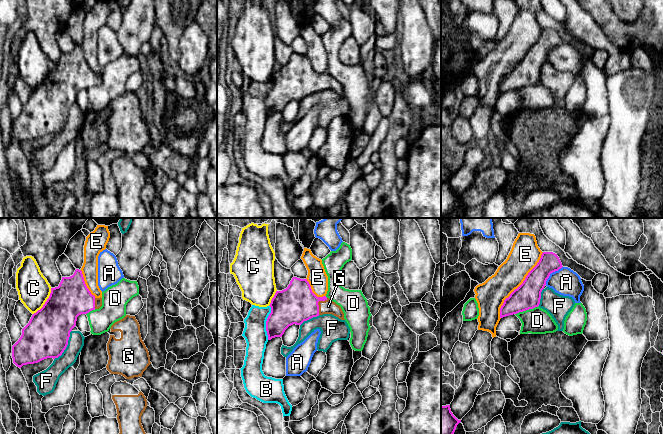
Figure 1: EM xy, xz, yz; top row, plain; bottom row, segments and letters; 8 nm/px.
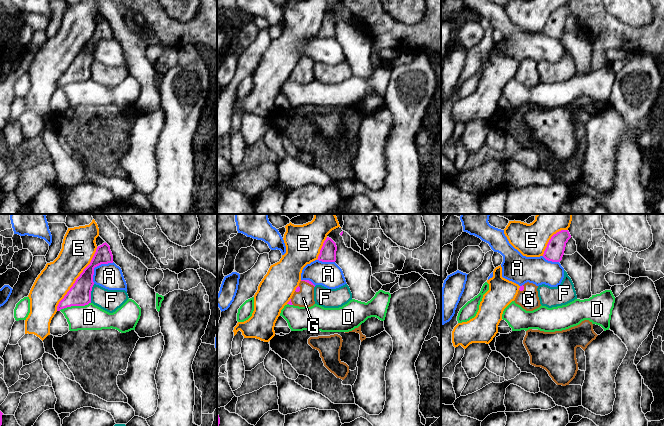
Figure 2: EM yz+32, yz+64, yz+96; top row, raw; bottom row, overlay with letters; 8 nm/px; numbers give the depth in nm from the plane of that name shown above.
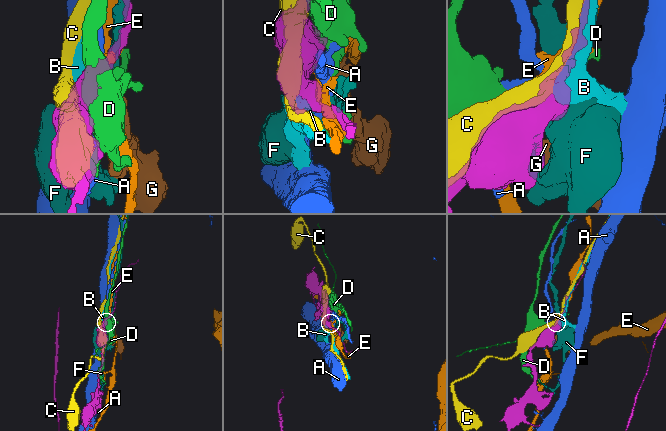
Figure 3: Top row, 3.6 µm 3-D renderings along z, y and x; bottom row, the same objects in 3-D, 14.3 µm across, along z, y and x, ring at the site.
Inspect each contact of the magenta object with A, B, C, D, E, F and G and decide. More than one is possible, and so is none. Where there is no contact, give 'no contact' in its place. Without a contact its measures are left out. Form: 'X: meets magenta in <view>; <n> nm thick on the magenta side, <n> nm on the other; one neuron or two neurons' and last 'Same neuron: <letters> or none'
A: meets magenta in yz; 190 nm thick on the magenta side, 220 nm on the other; two neurons
B: meets magenta in xz; 300 nm thick on the magenta side, 190 nm on the other; two neurons
C: meets magenta in xy; 360 nm thick on the magenta side, 260 nm on the other; two neurons
D: meets magenta in yz; 220 nm thick on the magenta side, 200 nm on the other; two neurons
E: meets magenta in yz; 220 nm thick on the magenta side, 240 nm on the other; two neurons
F: meets magenta in xy; 360 nm thick on the magenta side, 130 nm on the other; two neurons
G: meets magenta in xz; 300 nm thick on the magenta side, 110 nm on the other; one neuron
Same neuron: G

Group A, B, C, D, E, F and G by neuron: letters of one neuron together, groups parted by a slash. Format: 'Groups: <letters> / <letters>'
Groups: A / B / C / D / E / F / G

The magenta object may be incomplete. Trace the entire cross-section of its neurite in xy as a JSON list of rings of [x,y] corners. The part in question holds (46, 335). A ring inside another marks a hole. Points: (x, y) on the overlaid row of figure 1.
[[[76,269],[70,277],[62,277],[58,287],[51,288],[51,293],[43,307],[34,313],[29,323],[22,329],[22,335],[12,346],[13,363],[21,368],[23,365],[38,363],[47,358],[58,358],[62,355],[68,345],[70,332],[76,326],[77,317],[87,314],[102,306],[102,298],[96,298],[87,288],[82,271]]]

